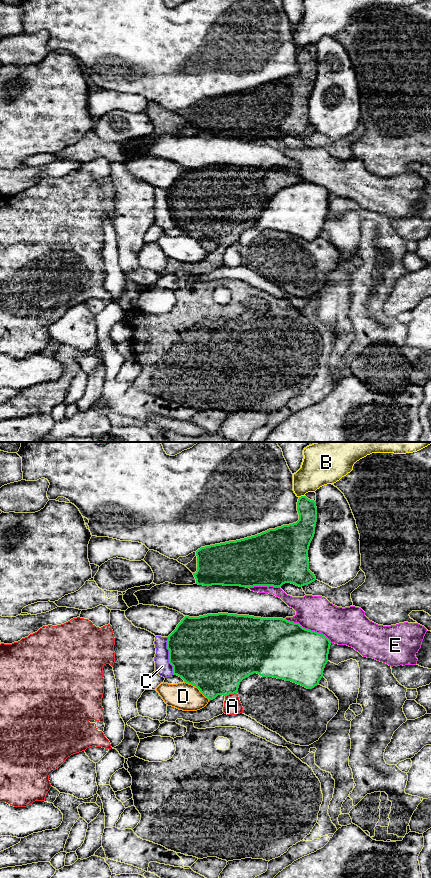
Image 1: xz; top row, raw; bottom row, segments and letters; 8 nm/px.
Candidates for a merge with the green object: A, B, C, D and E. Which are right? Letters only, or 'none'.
none

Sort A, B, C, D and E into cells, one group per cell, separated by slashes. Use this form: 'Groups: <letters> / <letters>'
Groups: A / B / C / D / E

